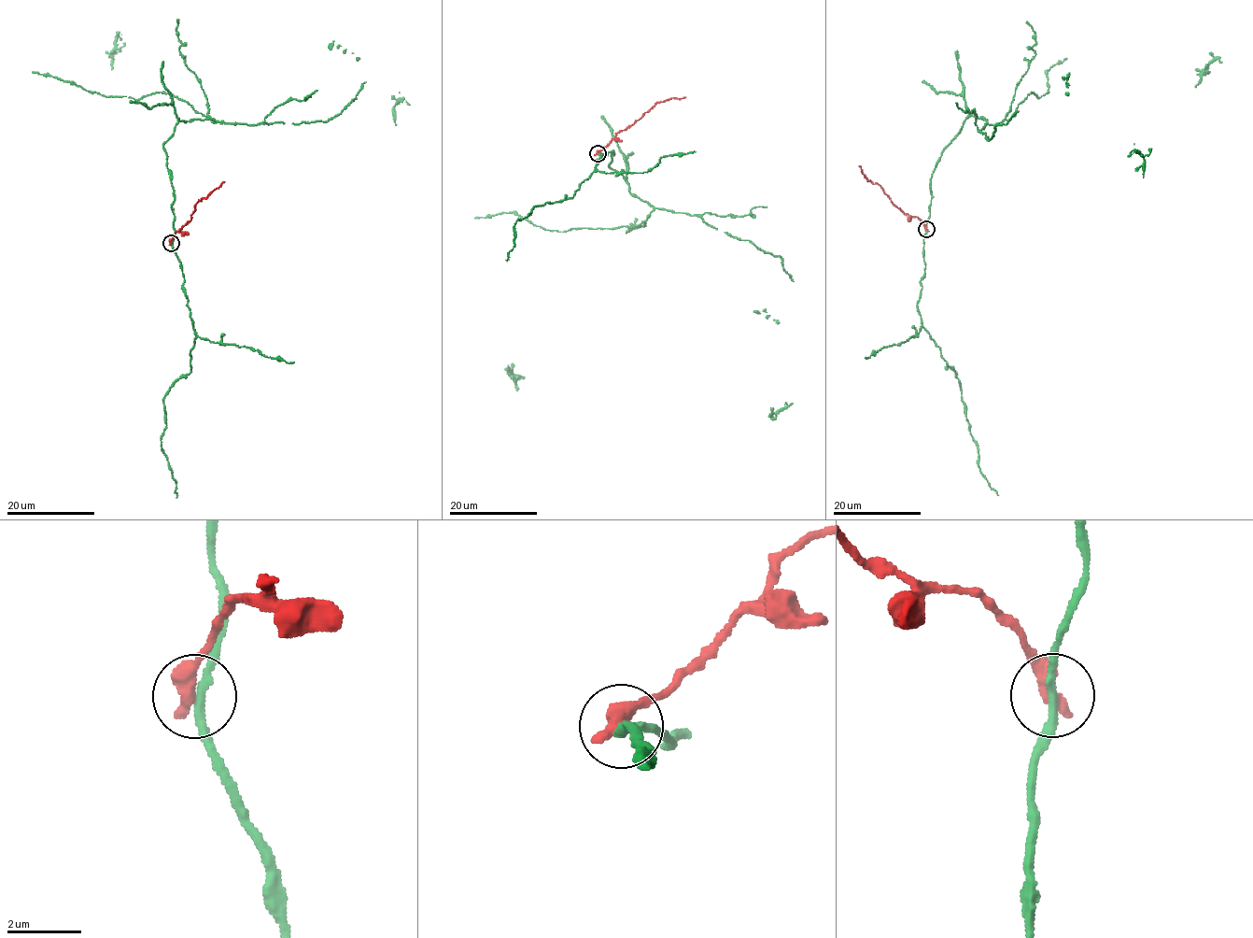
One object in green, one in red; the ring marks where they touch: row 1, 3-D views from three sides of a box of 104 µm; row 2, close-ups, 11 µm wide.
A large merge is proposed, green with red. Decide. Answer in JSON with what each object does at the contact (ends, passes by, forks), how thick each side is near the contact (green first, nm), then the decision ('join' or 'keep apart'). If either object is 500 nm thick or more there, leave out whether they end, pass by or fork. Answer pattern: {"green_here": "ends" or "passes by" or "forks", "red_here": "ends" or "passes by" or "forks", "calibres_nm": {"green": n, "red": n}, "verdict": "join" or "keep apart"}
{"calibres_nm": {"green": 200, "red": 500}, "verdict": "keep apart"}

